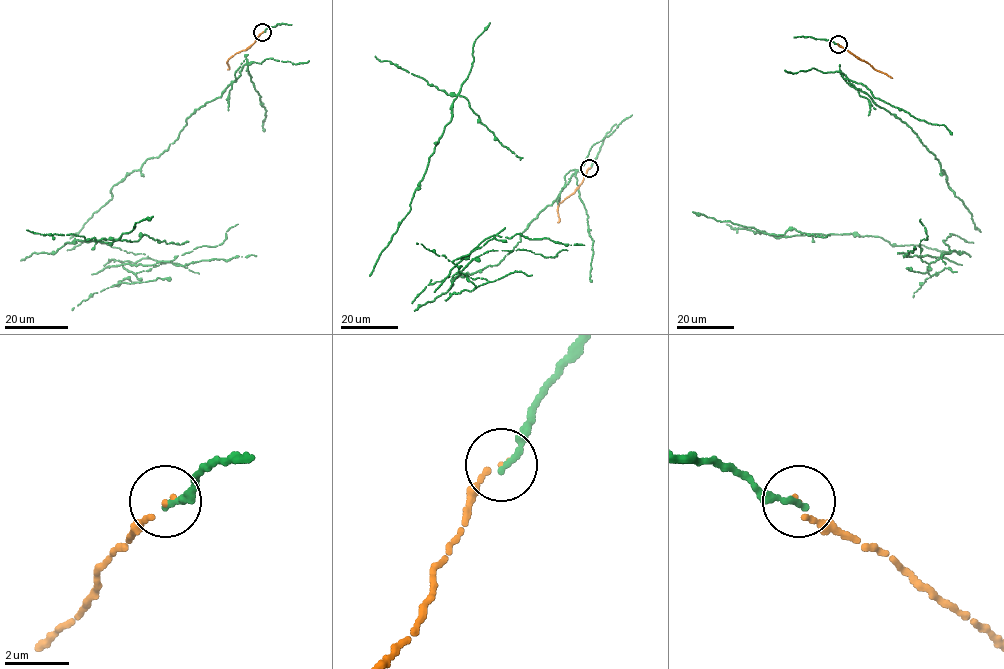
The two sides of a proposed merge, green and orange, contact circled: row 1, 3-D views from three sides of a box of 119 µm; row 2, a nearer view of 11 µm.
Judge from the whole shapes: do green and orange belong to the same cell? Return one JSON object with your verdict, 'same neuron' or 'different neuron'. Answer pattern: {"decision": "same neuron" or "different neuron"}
{"decision": "different neuron"}

